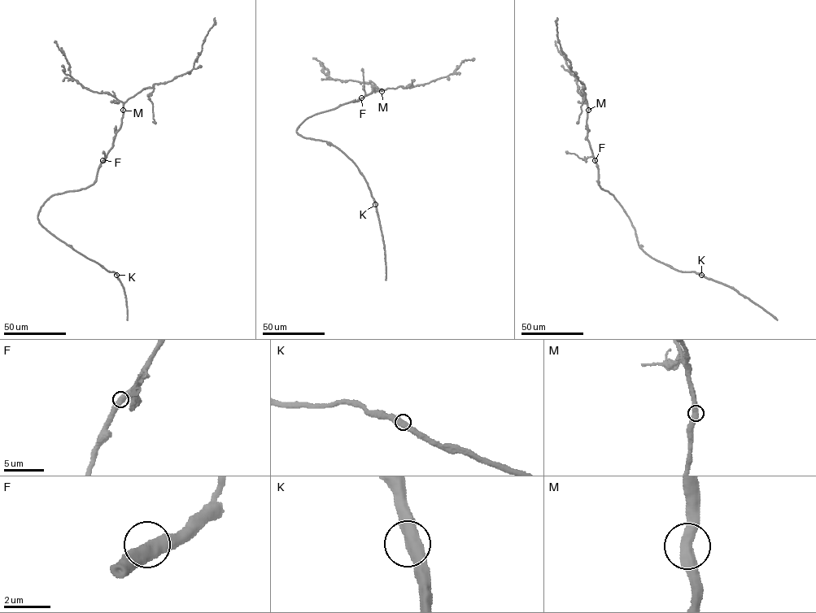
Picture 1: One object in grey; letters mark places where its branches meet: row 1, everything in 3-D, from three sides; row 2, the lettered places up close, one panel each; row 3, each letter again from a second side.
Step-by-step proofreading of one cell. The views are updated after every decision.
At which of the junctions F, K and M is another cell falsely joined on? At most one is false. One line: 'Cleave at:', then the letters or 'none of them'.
Cleave at: none of them

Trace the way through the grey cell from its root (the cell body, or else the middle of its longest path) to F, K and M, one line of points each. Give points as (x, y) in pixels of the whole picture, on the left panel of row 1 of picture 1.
F: (64, 193), (91, 185), (102, 160)
K: (64, 193), (51, 196), (44, 203), (37, 216), (40, 223), (74, 249), (116, 275)
M: (64, 193), (80, 190), (93, 183), (101, 162), (112, 146), (120, 126), (123, 110)

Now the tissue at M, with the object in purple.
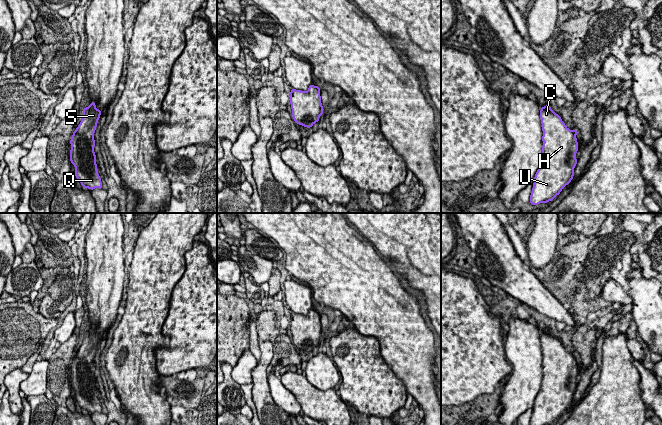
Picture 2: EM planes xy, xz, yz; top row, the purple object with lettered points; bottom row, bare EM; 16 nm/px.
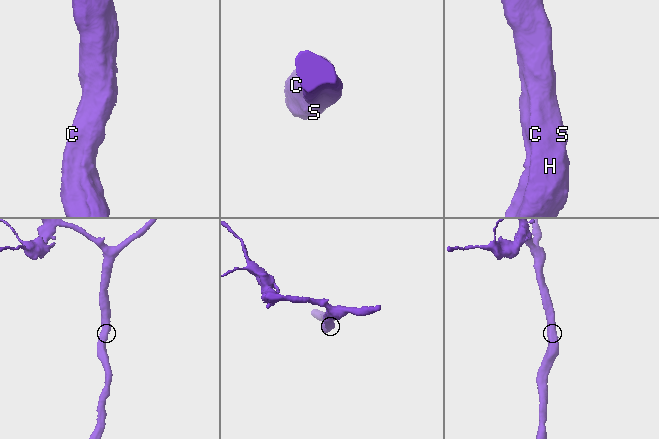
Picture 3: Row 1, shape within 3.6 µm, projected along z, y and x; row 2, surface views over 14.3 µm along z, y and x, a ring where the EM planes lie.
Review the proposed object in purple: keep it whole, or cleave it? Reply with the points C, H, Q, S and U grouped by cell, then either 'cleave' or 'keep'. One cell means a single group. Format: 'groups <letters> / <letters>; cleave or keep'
groups C H Q S U; keep

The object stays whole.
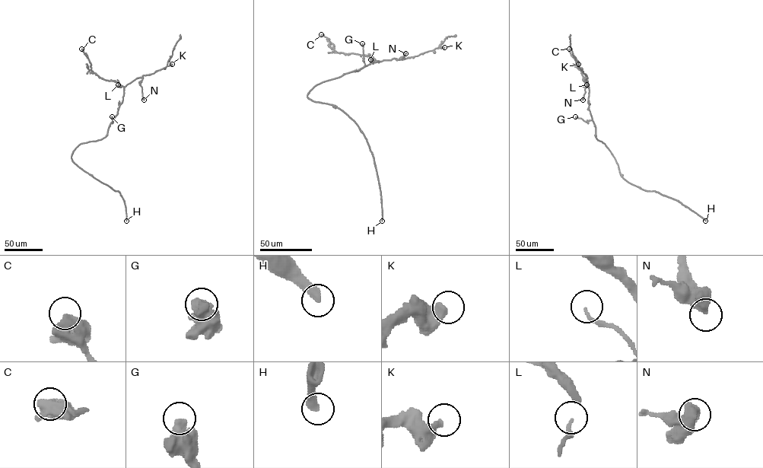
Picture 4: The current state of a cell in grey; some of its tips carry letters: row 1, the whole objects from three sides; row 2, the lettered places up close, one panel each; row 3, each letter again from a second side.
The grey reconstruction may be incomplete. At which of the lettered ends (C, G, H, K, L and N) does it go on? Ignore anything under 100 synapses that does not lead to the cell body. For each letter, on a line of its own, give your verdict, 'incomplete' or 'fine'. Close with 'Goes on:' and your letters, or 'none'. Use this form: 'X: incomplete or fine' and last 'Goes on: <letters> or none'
C: fine
G: fine
H: incomplete
K: fine
L: fine
N: fine
Goes on: H

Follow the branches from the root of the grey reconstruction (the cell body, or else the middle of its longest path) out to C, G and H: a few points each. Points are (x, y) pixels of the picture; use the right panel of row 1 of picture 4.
C: (602, 142), (596, 138), (596, 127), (589, 108), (589, 87), (583, 80), (582, 72), (569, 49)
G: (602, 142), (596, 138), (592, 119), (585, 121), (575, 116)
H: (602, 142), (611, 151), (621, 175), (625, 179), (642, 189), (655, 191), (678, 200), (705, 221)

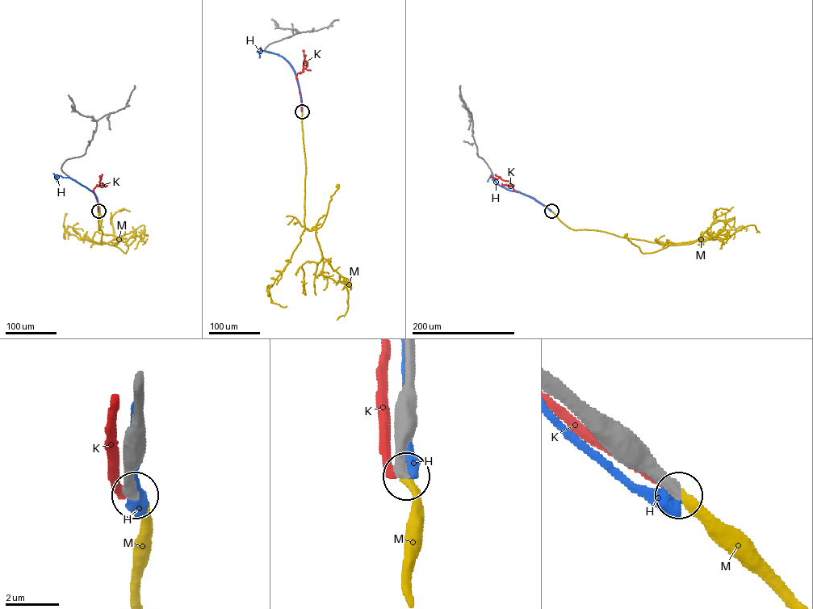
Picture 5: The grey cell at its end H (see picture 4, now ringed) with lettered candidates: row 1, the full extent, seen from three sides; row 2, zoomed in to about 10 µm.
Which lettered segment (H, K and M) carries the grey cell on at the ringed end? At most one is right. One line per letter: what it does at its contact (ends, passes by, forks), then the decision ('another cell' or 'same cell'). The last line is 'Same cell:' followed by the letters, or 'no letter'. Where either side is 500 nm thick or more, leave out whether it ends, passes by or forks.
H: another cell
K: it ends there; another cell
M: it ends there; same cell
Same cell: M

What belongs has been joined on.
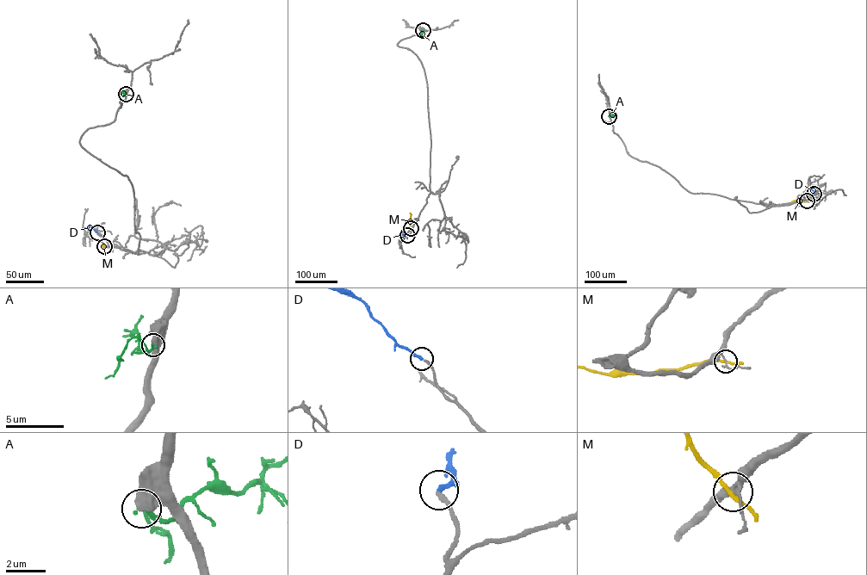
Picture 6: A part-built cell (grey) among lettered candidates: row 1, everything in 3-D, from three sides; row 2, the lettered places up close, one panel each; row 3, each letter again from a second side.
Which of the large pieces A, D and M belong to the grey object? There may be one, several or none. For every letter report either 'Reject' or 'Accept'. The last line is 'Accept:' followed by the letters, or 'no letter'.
A: Reject
D: Accept
M: Reject
Accept: D

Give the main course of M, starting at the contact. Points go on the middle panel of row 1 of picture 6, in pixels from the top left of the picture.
M: (411, 228), (410, 213)

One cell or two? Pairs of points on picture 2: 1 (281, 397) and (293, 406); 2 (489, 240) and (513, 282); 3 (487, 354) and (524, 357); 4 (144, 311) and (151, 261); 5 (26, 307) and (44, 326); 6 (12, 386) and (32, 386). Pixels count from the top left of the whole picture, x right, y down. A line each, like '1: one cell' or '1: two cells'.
1: one cell
2: one cell
3: two cells
4: one cell
5: one cell
6: two cells

